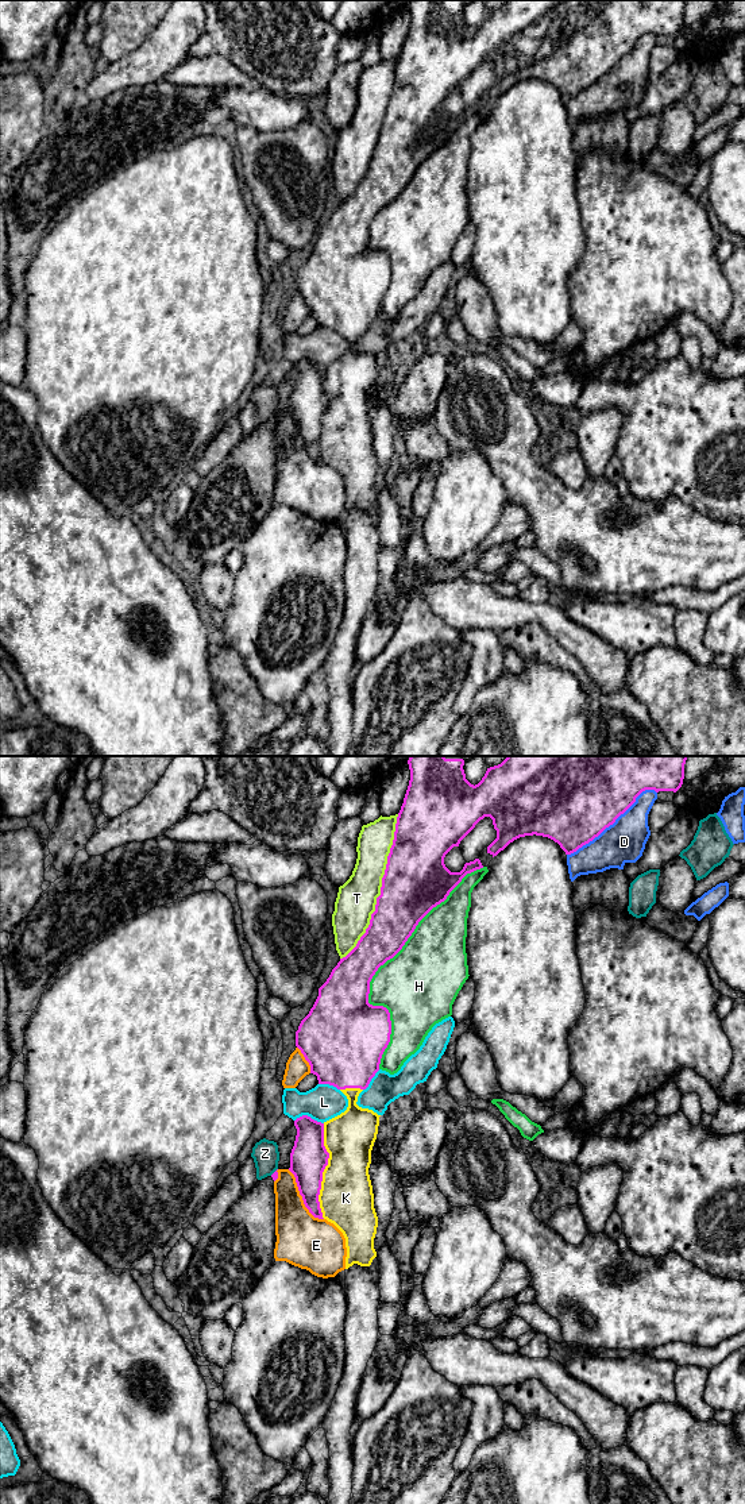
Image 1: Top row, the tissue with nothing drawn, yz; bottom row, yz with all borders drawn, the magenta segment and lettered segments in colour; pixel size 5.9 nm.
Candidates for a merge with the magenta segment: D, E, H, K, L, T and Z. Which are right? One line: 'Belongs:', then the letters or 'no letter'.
Belongs: K

